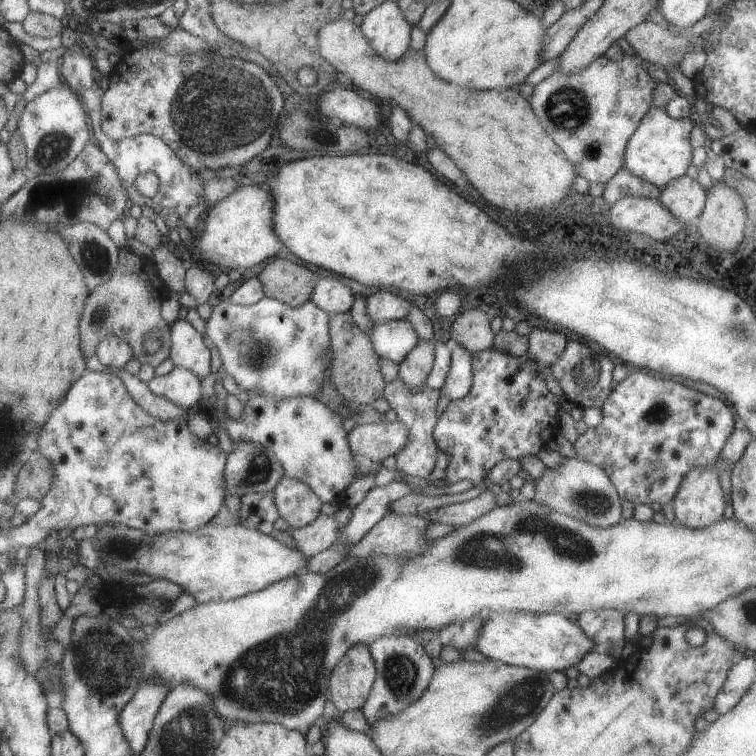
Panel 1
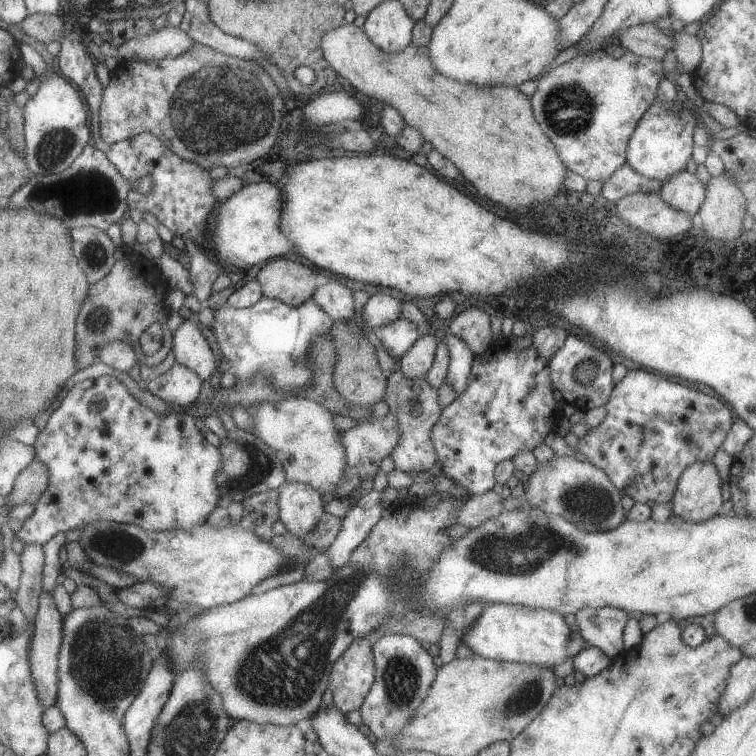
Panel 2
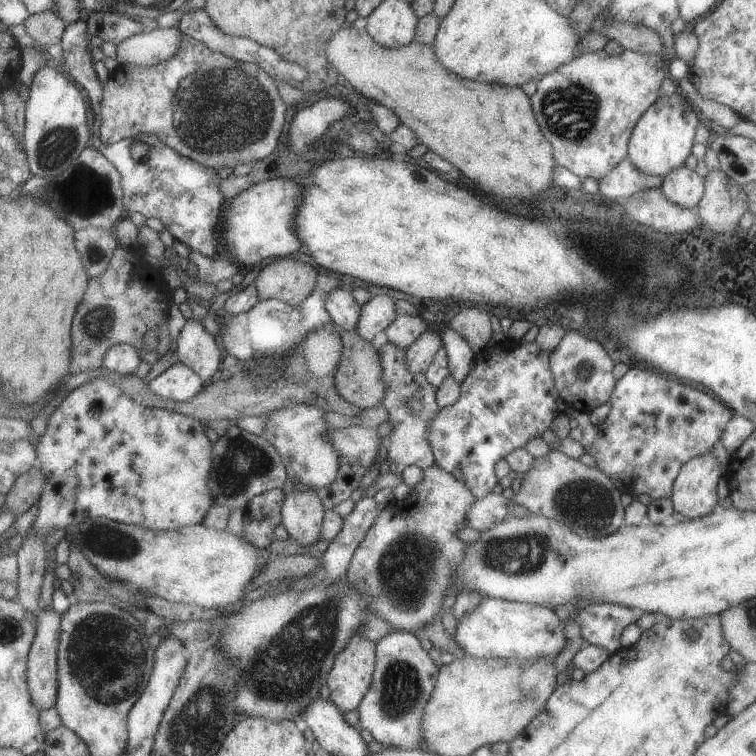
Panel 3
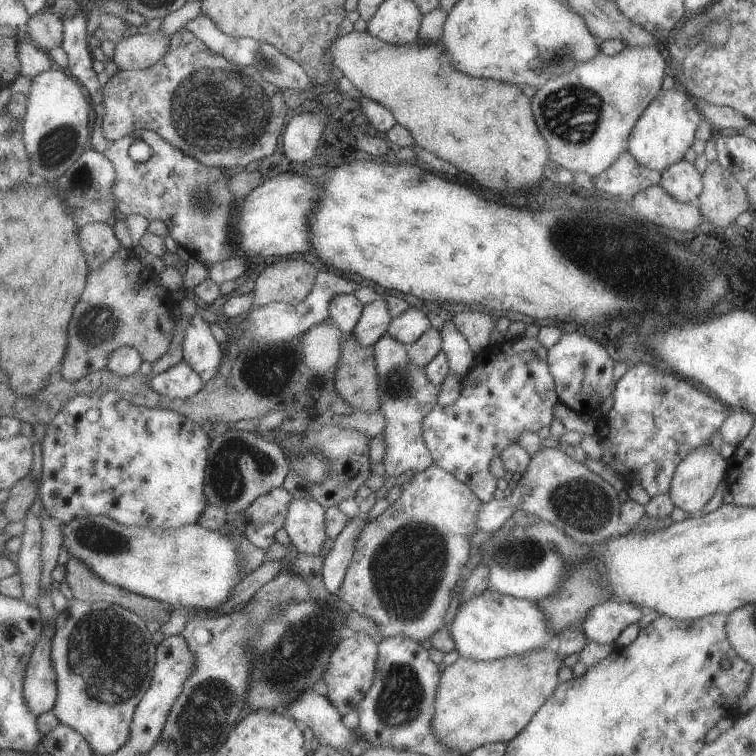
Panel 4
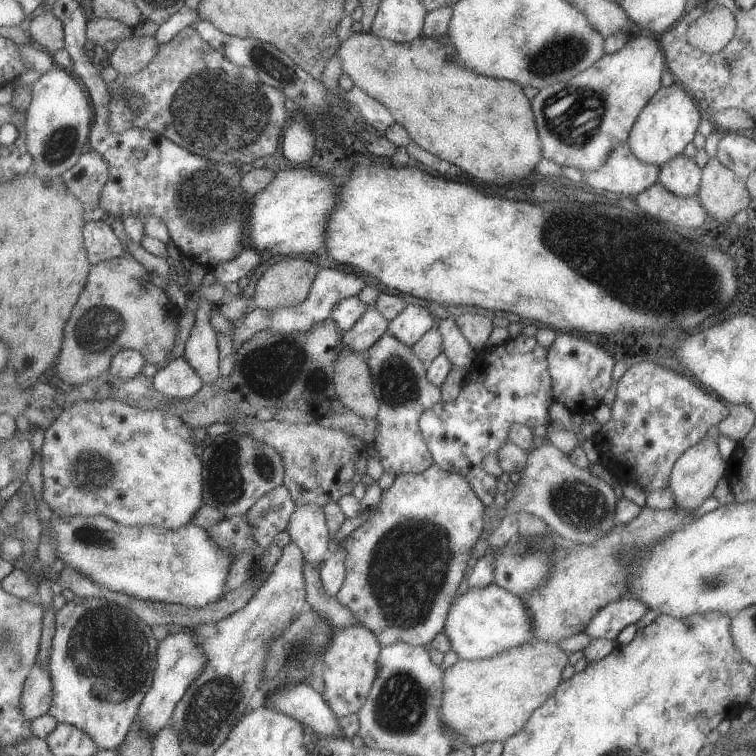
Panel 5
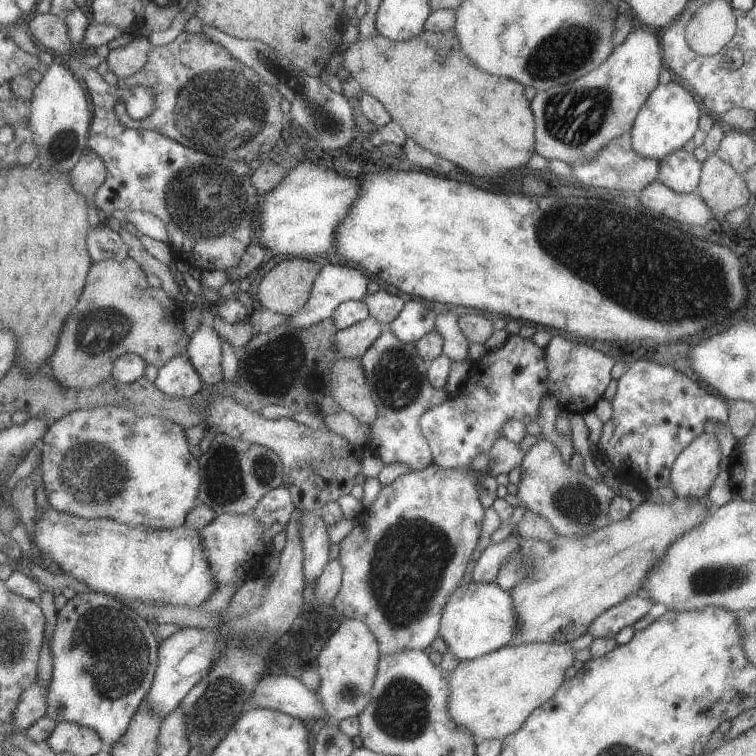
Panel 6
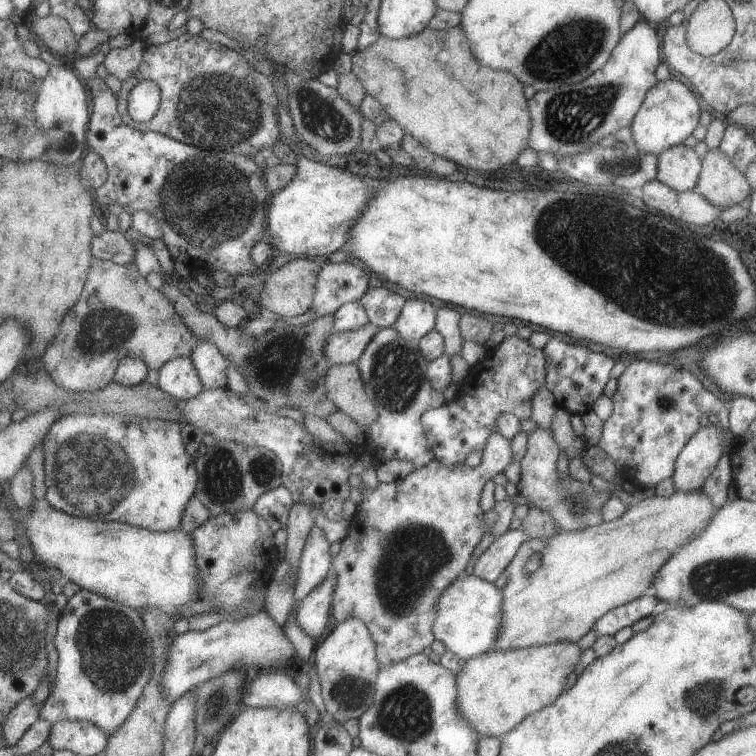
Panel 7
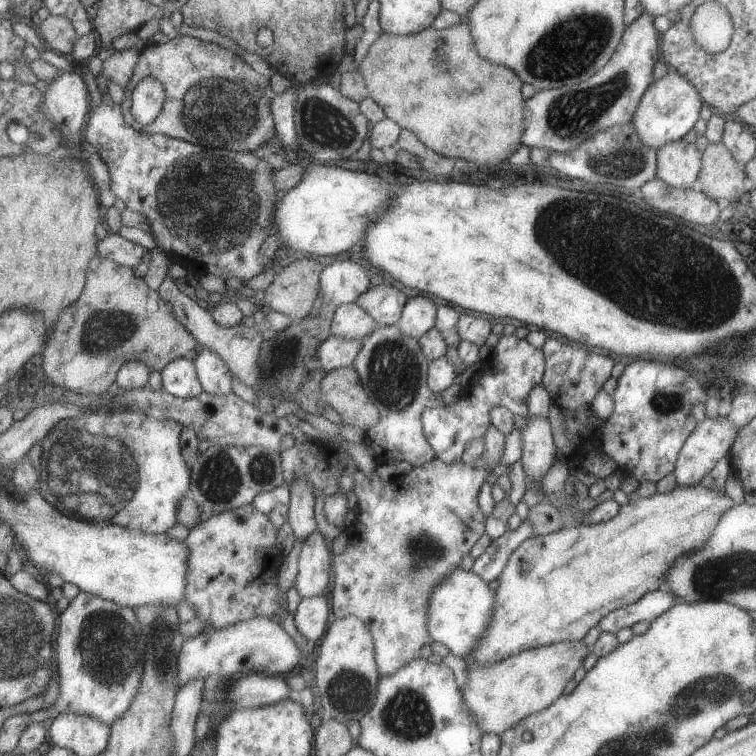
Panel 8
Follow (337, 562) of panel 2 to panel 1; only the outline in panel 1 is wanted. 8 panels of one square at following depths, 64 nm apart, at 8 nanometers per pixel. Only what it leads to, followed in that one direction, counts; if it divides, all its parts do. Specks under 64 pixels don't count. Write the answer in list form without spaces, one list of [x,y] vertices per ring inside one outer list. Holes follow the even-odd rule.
[[[390,481],[388,485],[373,487],[353,512],[353,518],[345,528],[339,542],[345,546],[359,544],[364,536],[387,514],[391,513],[389,505],[394,500],[414,493],[416,488],[405,485],[400,481]]]

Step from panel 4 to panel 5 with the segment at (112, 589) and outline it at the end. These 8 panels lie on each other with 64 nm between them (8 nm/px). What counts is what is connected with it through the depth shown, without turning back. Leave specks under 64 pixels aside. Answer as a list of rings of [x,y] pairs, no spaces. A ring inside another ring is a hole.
[[[65,566],[61,570],[61,584],[63,584],[63,589],[68,588],[72,591],[75,596],[81,596],[81,598],[103,598],[108,599],[109,602],[115,602],[125,606],[127,610],[133,611],[139,618],[148,622],[151,626],[163,625],[168,626],[174,624],[176,626],[183,627],[184,629],[195,628],[195,626],[203,626],[203,624],[215,624],[215,622],[221,622],[225,618],[229,618],[232,614],[235,614],[238,610],[245,608],[247,603],[255,596],[255,590],[257,586],[251,582],[253,576],[246,580],[240,587],[237,587],[235,590],[225,594],[225,596],[215,603],[208,604],[203,608],[199,607],[190,607],[187,605],[176,605],[173,603],[166,602],[155,602],[152,600],[143,600],[142,598],[135,598],[135,596],[127,596],[122,592],[115,592],[114,590],[109,590],[97,584],[95,580],[91,580],[89,576],[81,574],[79,570],[71,568],[71,566]]]

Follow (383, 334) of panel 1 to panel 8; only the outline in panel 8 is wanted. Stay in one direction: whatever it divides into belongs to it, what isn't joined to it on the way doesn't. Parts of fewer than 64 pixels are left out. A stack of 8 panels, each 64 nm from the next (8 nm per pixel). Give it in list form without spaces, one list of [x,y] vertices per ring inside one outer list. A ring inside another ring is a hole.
[[[418,295],[407,298],[400,312],[400,317],[397,322],[400,330],[411,338],[419,340],[421,334],[425,334],[435,325],[436,308],[431,300],[427,297]]]

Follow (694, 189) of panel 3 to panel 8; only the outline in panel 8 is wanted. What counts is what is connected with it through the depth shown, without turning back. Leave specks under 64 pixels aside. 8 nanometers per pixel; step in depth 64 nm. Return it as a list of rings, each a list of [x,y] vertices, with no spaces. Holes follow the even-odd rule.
[[[683,138],[656,150],[656,178],[673,188],[689,189],[698,178],[701,153]]]

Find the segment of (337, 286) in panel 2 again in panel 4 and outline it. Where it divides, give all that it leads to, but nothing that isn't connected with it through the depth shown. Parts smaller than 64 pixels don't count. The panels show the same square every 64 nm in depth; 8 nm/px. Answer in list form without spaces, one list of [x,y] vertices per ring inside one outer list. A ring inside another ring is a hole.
[[[338,295],[330,307],[330,321],[340,327],[345,334],[352,334],[364,314],[364,305],[353,295]]]

